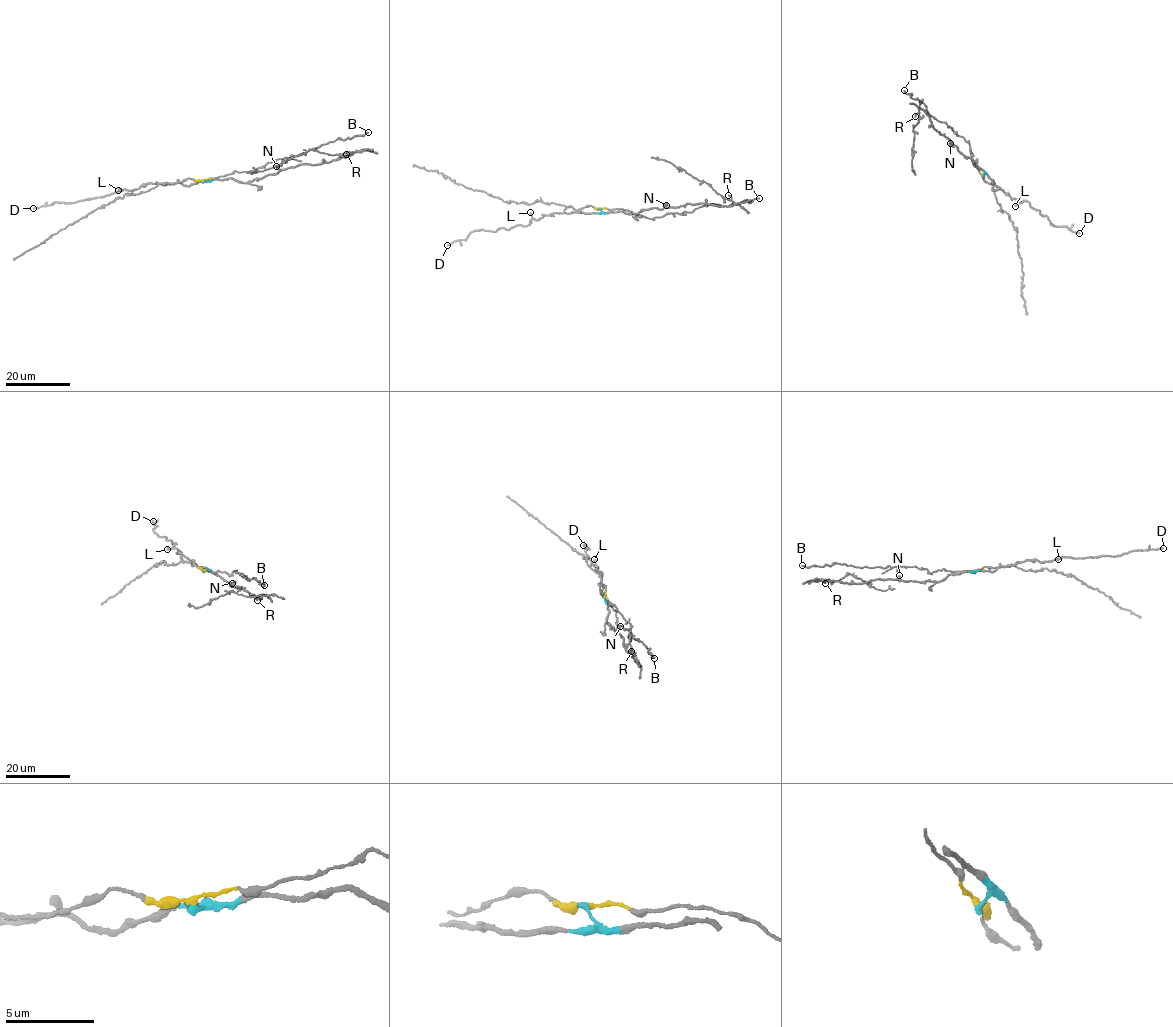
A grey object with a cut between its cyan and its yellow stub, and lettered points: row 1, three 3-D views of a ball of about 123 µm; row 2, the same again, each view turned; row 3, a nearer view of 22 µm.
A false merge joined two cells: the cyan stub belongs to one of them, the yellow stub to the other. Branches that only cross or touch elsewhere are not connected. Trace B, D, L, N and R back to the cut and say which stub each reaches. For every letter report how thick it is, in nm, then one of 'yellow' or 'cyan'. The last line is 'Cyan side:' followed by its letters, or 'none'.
B: 200 nm thick; yellow
D: 300 nm thick; cyan
L: 400 nm thick; cyan
N: 500 nm thick; cyan
R: 220 nm thick; cyan
Cyan side: D, L, N, R

